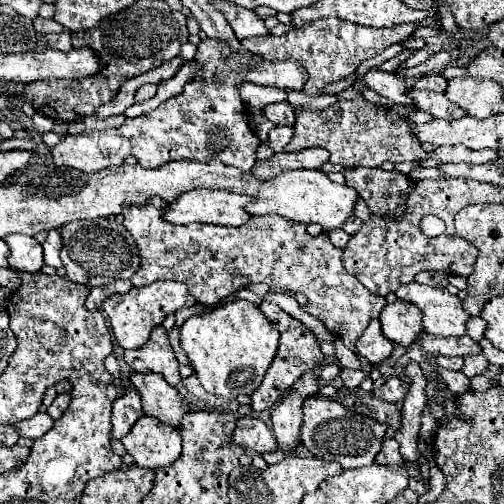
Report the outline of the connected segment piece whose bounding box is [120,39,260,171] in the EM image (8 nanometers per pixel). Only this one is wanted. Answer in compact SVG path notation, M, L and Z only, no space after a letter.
M200 41L196 61L200 61L202 69L194 77L194 81L186 83L184 91L168 101L164 101L152 113L140 115L136 119L128 119L120 133L130 139L132 155L138 159L142 167L162 167L164 163L176 159L196 159L210 161L218 159L226 165L238 167L240 171L250 171L260 145L256 133L250 133L250 123L244 117L224 117L224 103L228 97L236 95L236 73L224 63L228 57L226 45L220 41Z

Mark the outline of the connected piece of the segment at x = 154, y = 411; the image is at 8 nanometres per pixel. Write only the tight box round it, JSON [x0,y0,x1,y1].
[130,373,190,429]

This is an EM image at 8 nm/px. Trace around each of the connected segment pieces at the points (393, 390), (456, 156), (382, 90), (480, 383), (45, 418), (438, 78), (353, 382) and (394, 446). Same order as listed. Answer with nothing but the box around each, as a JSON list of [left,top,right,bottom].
[[373,377,410,403],[432,145,498,163],[366,69,414,107],[470,375,498,393],[14,413,54,439],[414,73,448,93],[340,369,366,387],[374,437,402,467]]

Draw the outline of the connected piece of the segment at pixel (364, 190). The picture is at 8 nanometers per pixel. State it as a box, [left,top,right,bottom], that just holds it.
[344,167,414,219]

